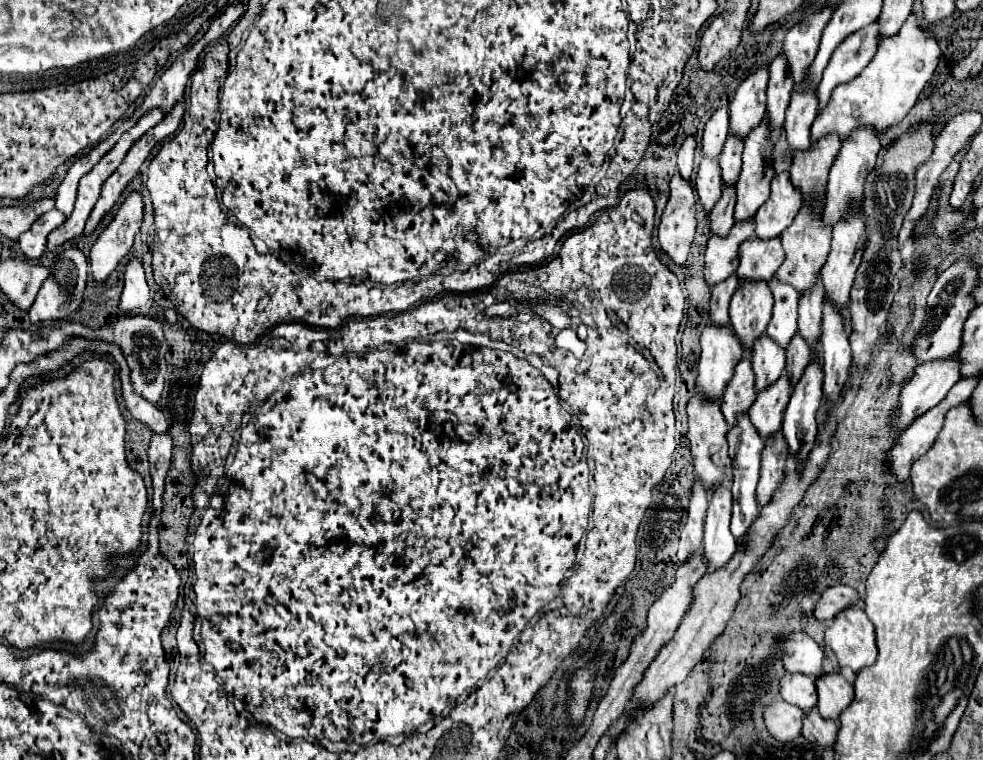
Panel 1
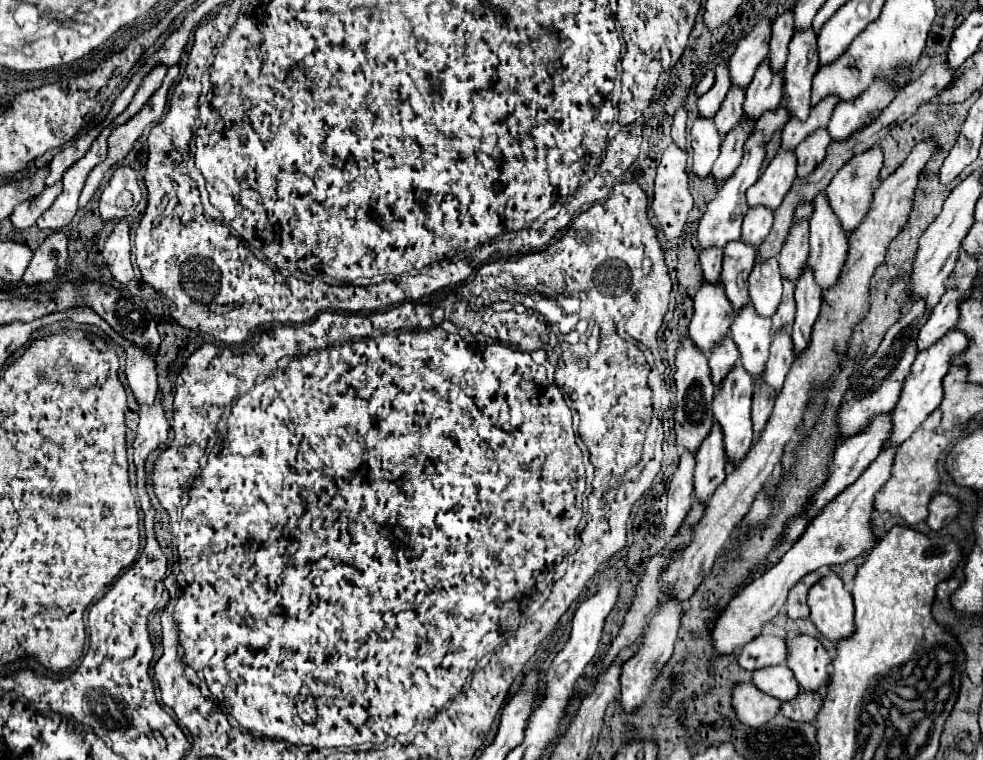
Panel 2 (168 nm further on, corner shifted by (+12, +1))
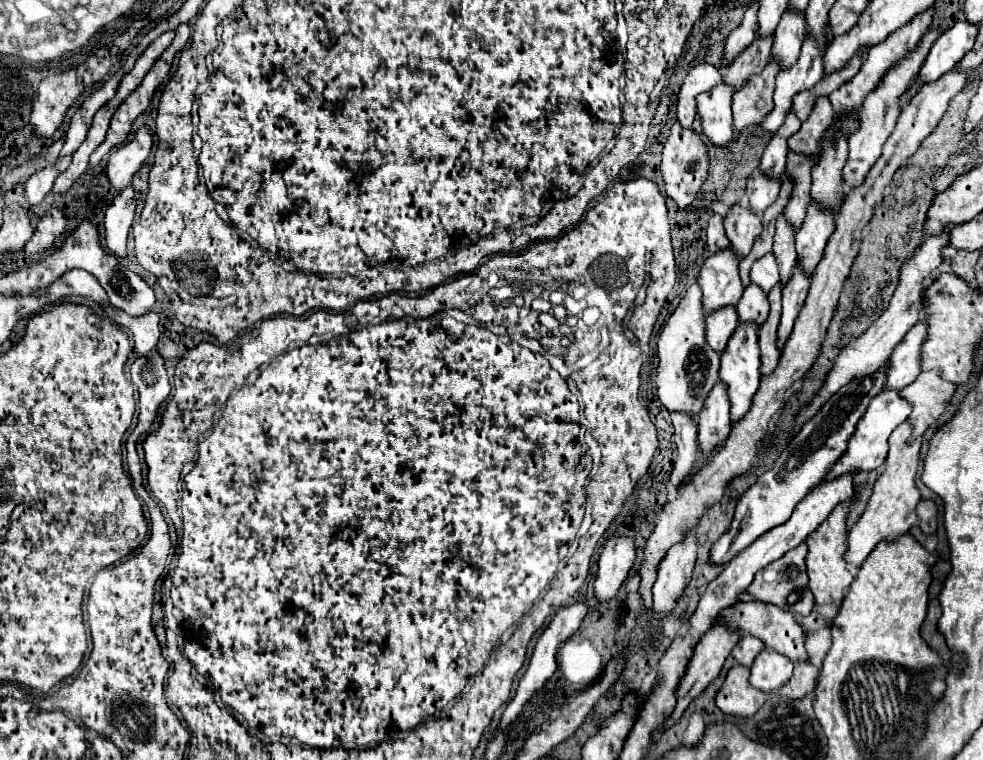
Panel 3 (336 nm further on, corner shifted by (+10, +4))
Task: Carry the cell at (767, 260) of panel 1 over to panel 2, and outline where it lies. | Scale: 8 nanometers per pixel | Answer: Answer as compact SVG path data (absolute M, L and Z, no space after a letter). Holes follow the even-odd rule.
M750 208L742 224L742 242L758 250L764 244L770 230L772 230L772 212L766 212L766 208Z

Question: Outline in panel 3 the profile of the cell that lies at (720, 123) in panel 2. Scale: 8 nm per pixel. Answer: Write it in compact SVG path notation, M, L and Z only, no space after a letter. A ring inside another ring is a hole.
M756 37L734 61L732 65L724 71L724 81L732 83L734 89L738 89L748 75L752 73L760 73L760 69L766 65L768 57L770 57L770 49L772 49L772 41L774 37Z

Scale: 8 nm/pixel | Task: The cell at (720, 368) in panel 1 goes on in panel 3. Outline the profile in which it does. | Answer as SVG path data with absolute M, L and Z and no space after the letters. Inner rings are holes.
M732 247L716 251L704 261L698 283L702 287L702 305L706 313L736 305L742 297L744 287L738 277L738 261L740 255Z

